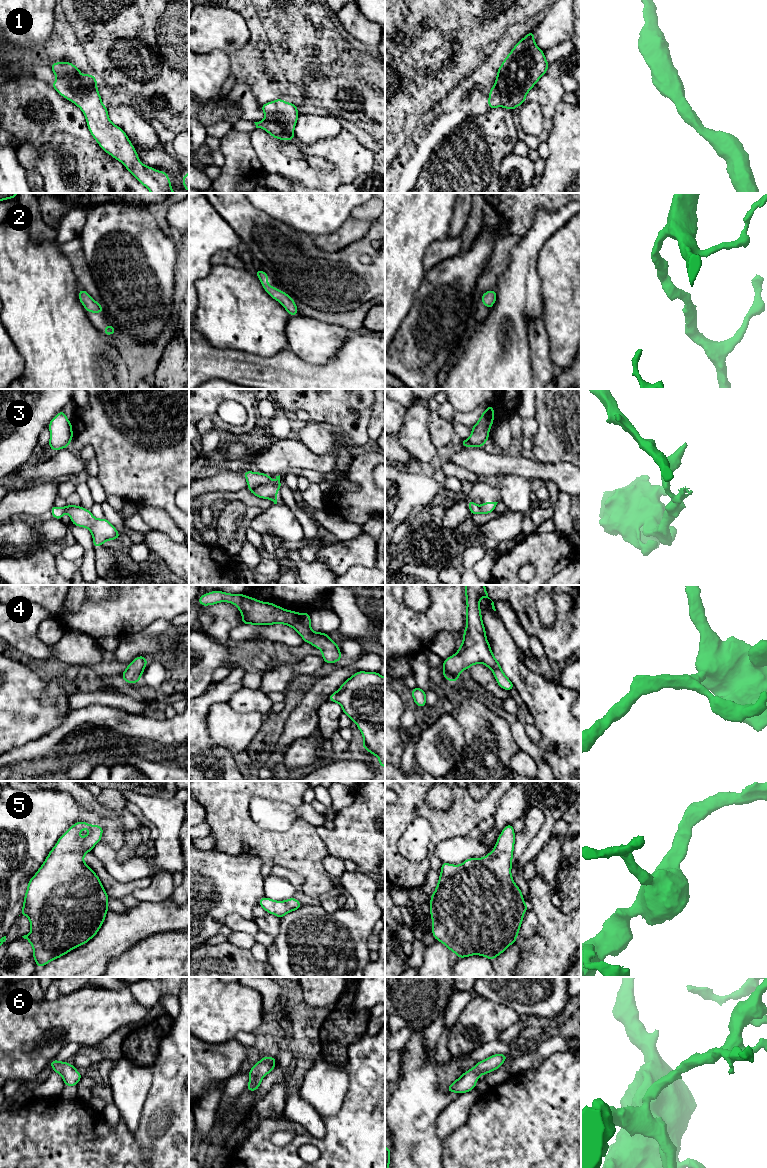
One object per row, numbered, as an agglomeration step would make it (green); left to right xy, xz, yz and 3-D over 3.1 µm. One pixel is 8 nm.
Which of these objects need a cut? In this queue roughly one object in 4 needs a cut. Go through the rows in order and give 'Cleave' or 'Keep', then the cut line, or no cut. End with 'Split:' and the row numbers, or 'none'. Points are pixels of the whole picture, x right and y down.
1: Keep. No split
2: Keep. No split
3: Cleave. Split along xz (270, 479), (250, 490)
4: Keep. No split
5: Keep. No split
6: Keep. No split
Split: 3

